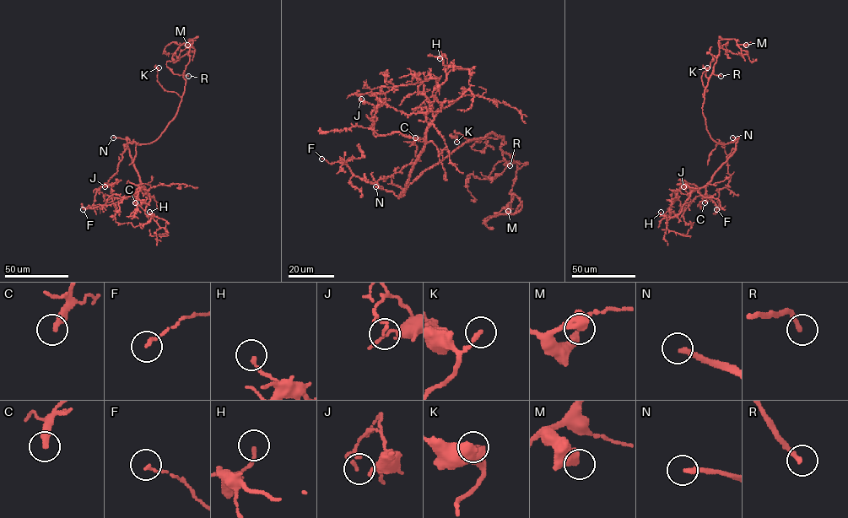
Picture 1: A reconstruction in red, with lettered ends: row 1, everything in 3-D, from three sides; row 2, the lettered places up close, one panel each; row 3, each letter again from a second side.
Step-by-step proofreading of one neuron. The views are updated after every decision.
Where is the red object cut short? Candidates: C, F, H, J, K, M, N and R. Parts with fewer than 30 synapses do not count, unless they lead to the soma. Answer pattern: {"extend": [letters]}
{"extend": ["C", "N", "R"]}

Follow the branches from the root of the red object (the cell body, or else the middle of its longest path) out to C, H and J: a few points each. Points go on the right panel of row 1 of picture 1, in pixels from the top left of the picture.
C: (721, 143), (733, 142), (738, 137), (735, 152), (705, 186), (704, 202)
H: (721, 143), (738, 137), (735, 152), (705, 185), (691, 191), (677, 216), (667, 217), (661, 212)
J: (721, 143), (738, 137), (735, 152), (705, 186), (704, 197), (694, 185), (683, 186)

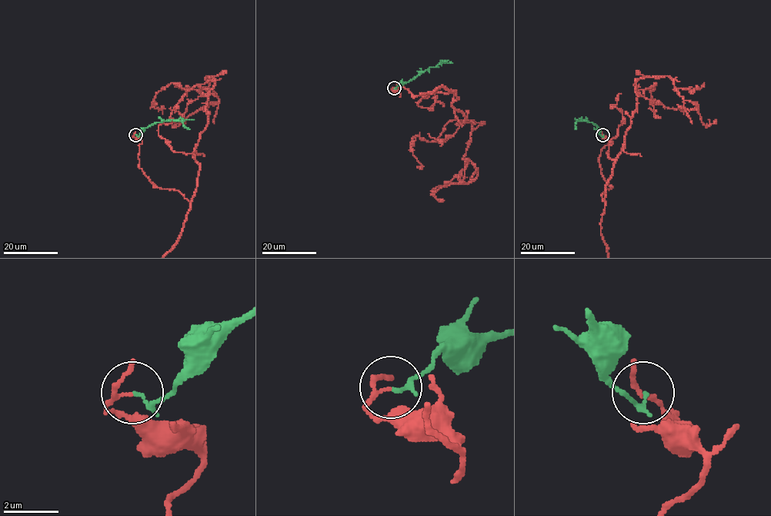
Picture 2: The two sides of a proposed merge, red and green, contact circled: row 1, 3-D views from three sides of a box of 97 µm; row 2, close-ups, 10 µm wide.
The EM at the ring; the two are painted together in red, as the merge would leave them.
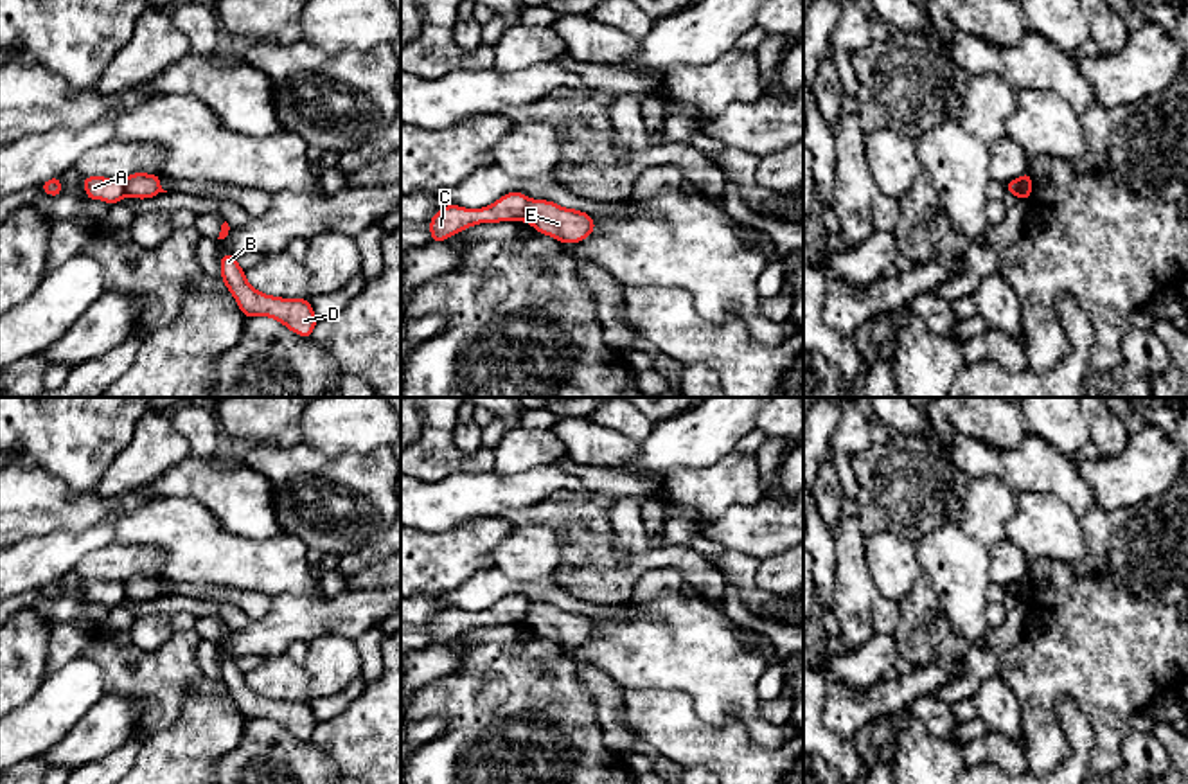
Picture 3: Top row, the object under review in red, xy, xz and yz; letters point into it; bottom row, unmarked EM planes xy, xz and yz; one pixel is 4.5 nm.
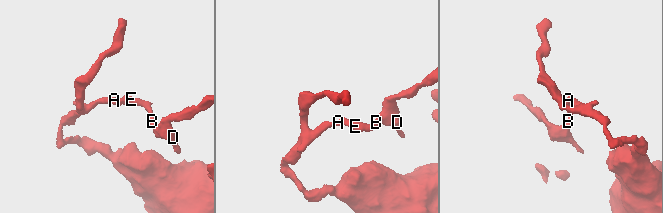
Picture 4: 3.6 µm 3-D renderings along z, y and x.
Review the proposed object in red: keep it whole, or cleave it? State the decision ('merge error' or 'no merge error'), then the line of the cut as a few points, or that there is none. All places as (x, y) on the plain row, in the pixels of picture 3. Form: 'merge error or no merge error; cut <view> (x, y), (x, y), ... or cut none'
merge error; cut xz (531, 603), (522, 623)

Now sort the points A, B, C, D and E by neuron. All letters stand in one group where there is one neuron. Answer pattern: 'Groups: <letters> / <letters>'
Groups: A C / B D E

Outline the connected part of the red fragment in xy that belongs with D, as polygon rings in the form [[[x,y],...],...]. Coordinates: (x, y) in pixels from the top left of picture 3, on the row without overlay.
[[[225,656],[219,667],[221,683],[226,687],[246,721],[271,719],[298,739],[311,741],[318,721],[309,701],[280,701],[253,692],[246,685],[244,673],[237,667],[234,656]]]

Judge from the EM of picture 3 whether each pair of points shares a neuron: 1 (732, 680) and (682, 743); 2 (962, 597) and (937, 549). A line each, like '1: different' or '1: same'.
1: different
2: same

